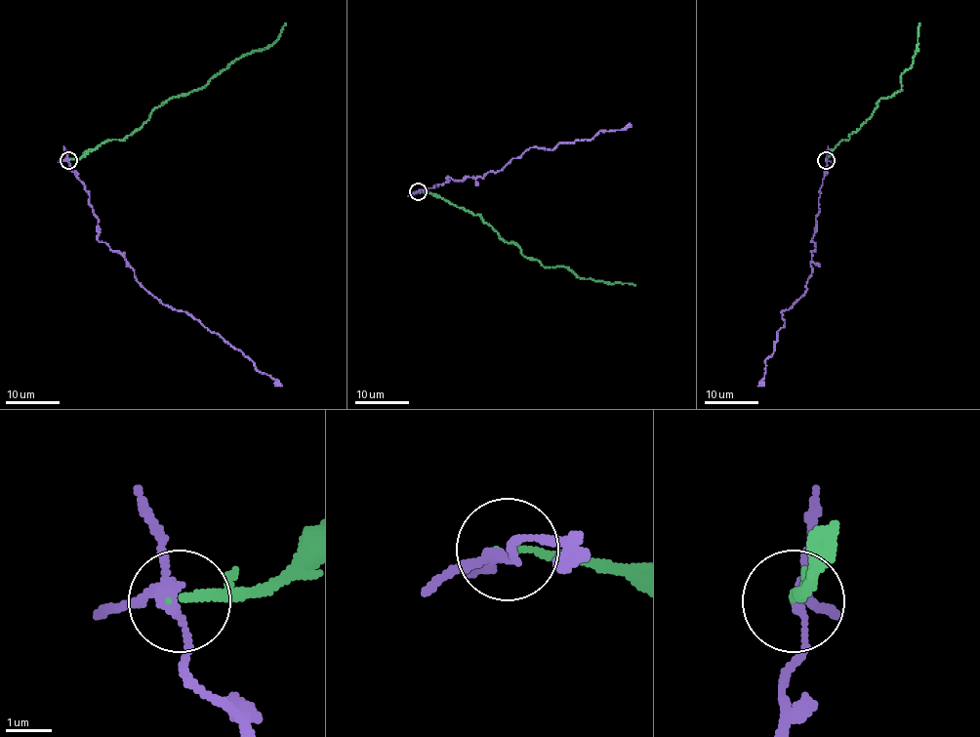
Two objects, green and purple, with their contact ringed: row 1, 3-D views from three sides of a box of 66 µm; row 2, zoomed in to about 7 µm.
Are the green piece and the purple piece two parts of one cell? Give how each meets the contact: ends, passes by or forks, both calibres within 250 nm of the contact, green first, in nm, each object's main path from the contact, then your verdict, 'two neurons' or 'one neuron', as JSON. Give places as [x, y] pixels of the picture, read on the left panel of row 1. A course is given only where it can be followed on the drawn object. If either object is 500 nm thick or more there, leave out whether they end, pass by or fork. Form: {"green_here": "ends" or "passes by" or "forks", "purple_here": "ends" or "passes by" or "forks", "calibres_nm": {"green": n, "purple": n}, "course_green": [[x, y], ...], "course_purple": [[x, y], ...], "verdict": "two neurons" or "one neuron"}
{"green_here": "ends", "purple_here": "forks", "calibres_nm": {"green": 170, "purple": 200}, "course_green": [[69, 159], [81, 158], [111, 140], [125, 140], [168, 99], [200, 89], [237, 60], [266, 49], [286, 22]], "course_purple": [[67, 159], [89, 196], [98, 239], [125, 259], [138, 283], [164, 305], [186, 311], [220, 334], [282, 386]], "verdict": "two neurons"}

